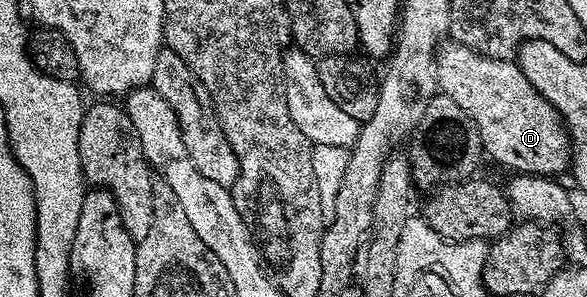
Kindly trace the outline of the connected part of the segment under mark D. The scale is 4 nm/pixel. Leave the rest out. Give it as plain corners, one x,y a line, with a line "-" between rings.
447,39
439,43
434,57
436,58
436,74
441,95
452,98
468,118
478,128
482,151
487,157
491,156
498,164
503,164
514,174
527,176
557,177
557,172
562,172
571,167
570,162
570,133
562,122
562,115
524,78
518,69
517,63
510,60
497,60
488,58
484,54
474,51
473,48
458,44

